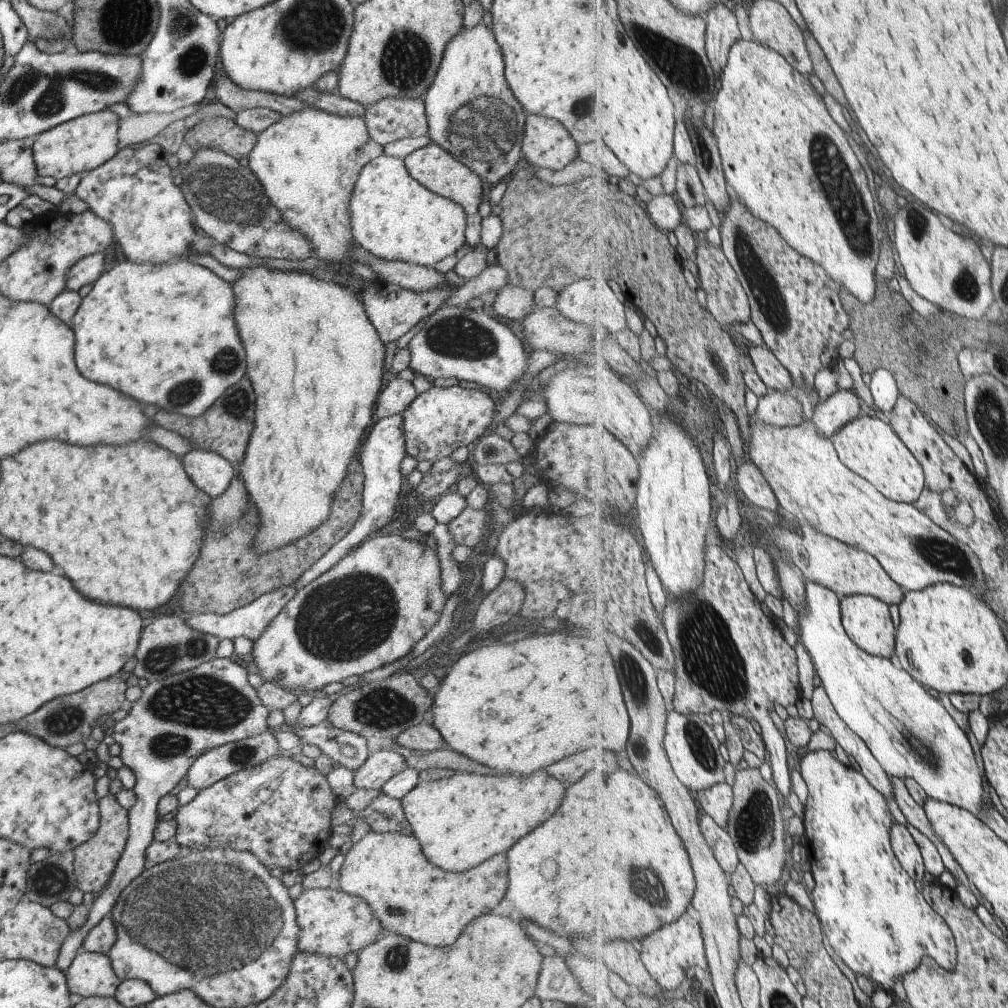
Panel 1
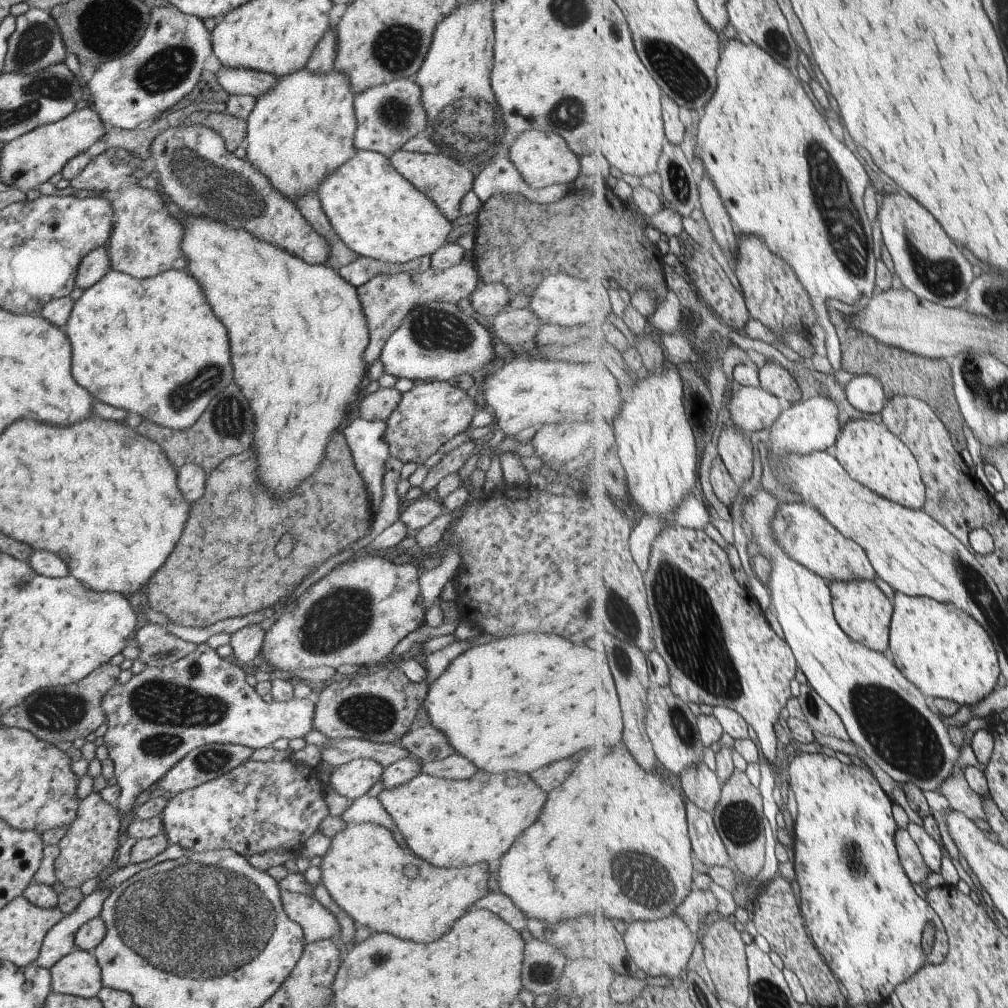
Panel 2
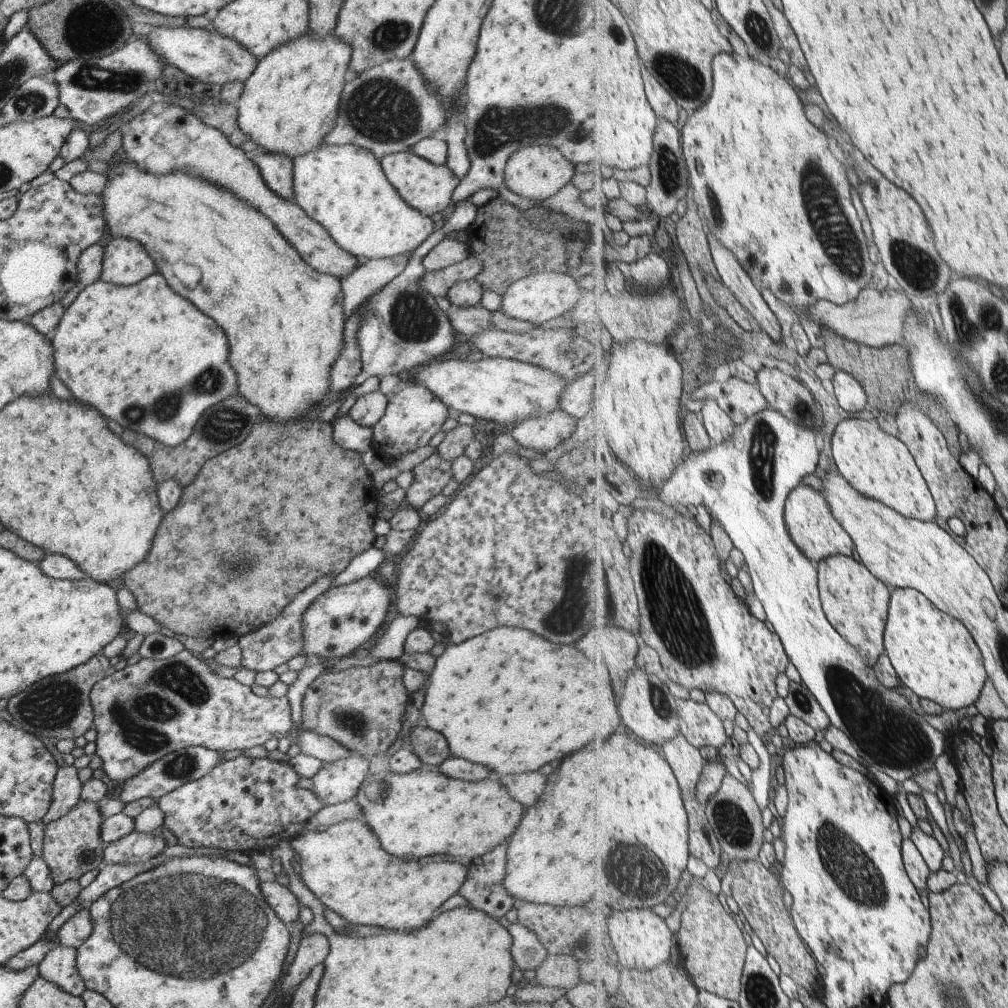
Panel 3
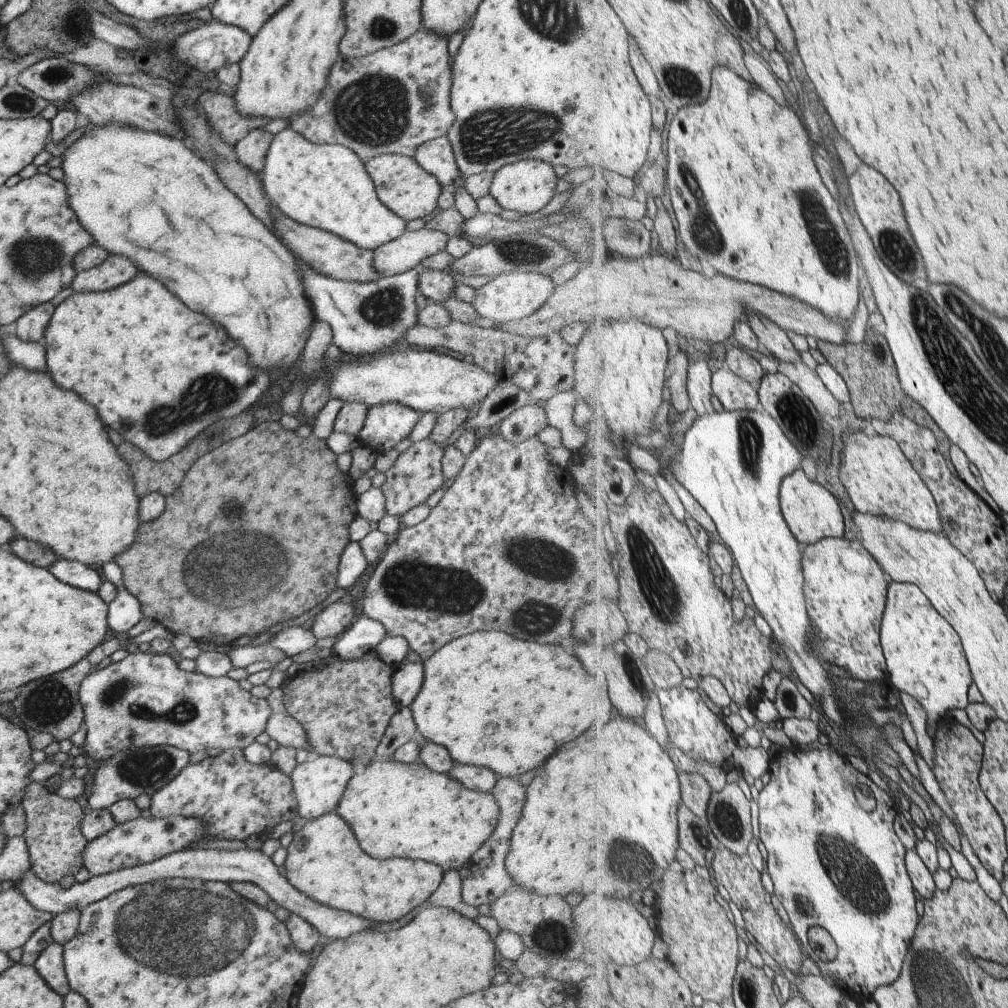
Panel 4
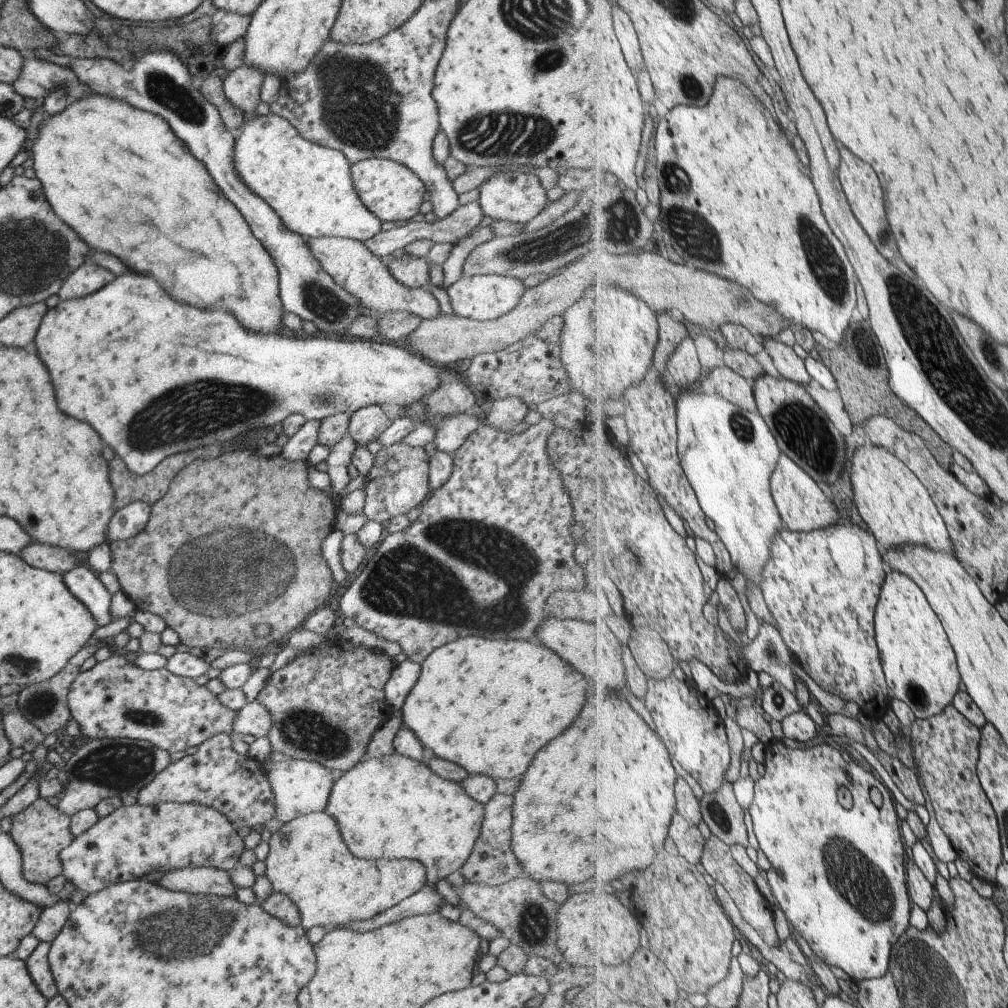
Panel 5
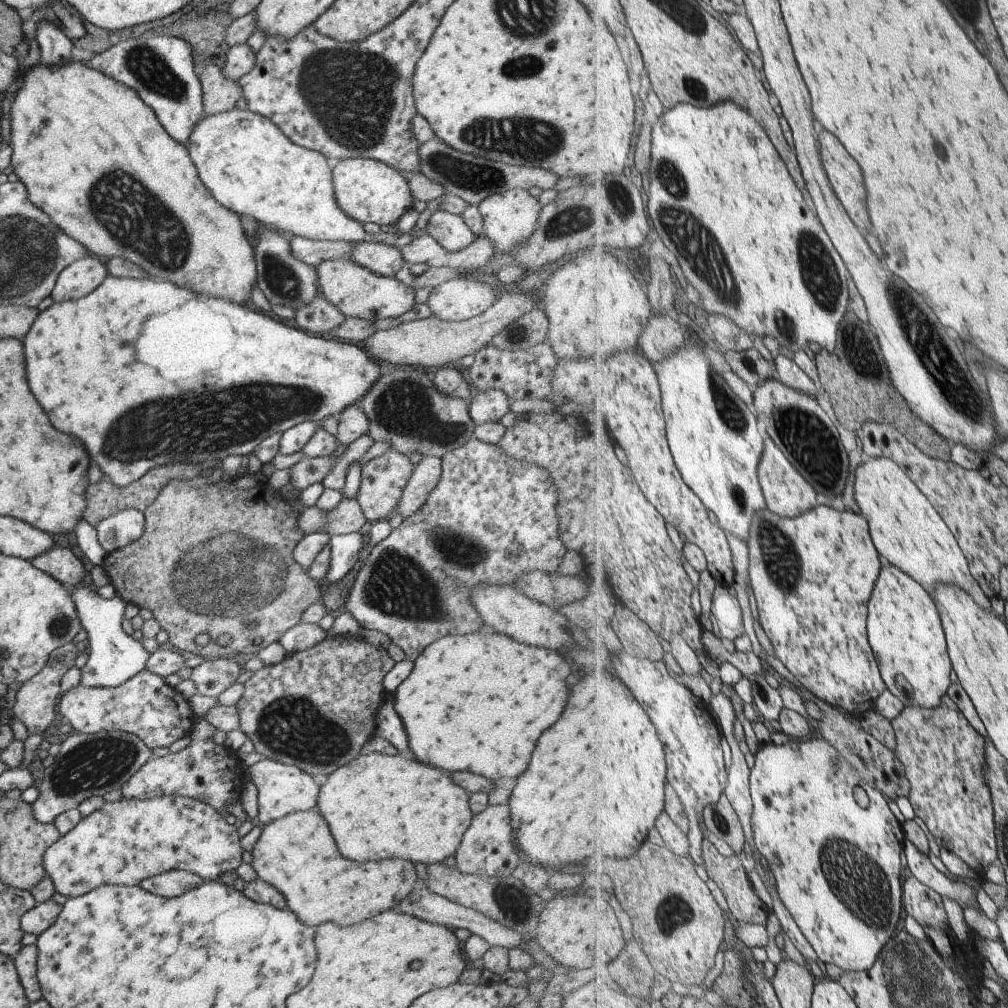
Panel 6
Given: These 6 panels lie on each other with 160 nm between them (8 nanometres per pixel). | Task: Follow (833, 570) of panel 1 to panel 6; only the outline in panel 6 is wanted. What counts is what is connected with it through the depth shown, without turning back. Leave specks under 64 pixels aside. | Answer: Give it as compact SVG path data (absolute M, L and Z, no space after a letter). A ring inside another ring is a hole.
M766 436L765 450L760 464L760 483L764 489L764 496L768 509L778 516L795 517L803 512L809 512L819 506L817 490L799 474L799 470L791 464L785 453L775 444L775 441Z

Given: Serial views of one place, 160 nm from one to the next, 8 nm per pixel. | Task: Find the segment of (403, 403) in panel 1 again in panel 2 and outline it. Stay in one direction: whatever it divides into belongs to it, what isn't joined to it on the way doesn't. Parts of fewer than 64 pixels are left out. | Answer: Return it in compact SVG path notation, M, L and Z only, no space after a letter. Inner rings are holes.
M379 387L359 404L359 416L366 421L385 421L397 406L401 393L395 387Z

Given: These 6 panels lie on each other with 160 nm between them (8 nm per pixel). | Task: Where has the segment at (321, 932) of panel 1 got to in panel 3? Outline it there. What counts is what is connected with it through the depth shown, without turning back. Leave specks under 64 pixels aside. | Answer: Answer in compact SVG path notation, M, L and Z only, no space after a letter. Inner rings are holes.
M265 878L263 881L260 880L259 888L265 902L271 907L271 910L281 922L288 926L293 924L293 922L298 922L298 902L295 899L295 895L286 886Z

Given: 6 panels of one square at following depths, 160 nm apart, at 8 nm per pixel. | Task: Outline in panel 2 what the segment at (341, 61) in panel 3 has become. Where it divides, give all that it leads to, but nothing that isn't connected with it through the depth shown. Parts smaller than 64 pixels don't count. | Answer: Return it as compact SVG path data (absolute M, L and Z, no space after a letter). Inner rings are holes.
M307 69L276 77L276 84L263 96L255 97L255 106L246 118L243 146L245 159L257 172L267 177L270 185L290 203L294 199L315 193L318 185L358 150L354 147L356 116L352 105L353 94L344 73L331 70L324 75L314 75Z

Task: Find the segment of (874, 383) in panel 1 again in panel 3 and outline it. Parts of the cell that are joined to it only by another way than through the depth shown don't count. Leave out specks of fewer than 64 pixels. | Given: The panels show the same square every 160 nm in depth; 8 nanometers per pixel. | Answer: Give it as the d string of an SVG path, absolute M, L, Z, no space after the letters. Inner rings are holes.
M836 370L833 379L838 404L848 412L861 412L867 406L867 391L857 378L847 372Z

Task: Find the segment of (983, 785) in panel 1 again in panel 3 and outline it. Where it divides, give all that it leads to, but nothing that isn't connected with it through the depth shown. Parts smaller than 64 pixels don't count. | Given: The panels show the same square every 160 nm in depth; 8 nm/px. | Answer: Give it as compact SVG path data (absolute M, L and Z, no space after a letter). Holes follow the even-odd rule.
M773 408L761 411L752 417L749 417L749 420L746 420L740 425L736 424L736 432L730 437L728 441L722 443L721 445L713 443L713 446L709 450L705 450L702 453L693 453L689 452L687 459L679 468L675 468L675 472L671 474L669 480L665 480L661 485L659 492L659 500L670 507L674 507L673 504L669 504L673 498L677 498L679 492L687 492L691 494L693 498L692 506L697 506L699 504L704 505L712 518L715 518L723 527L725 533L732 542L733 547L744 552L746 561L747 561L747 574L750 577L752 583L752 592L756 595L760 601L762 608L764 610L766 620L768 620L774 632L781 638L781 644L787 652L787 658L789 662L796 668L800 681L805 685L806 688L809 688L809 692L814 694L819 701L819 704L823 706L825 712L829 715L833 726L841 730L849 739L851 744L856 750L859 748L865 748L863 752L859 750L858 754L861 754L869 764L881 764L877 766L881 772L889 775L897 783L905 782L905 780L914 779L916 776L922 775L924 772L929 772L935 768L935 760L941 758L947 750L945 746L945 734L939 732L935 726L931 726L929 722L921 719L921 716L915 712L915 707L911 704L911 701L904 695L901 694L895 687L889 688L885 684L881 684L875 676L875 668L848 640L845 640L844 636L841 636L841 633L831 624L831 621L826 615L822 598L820 595L820 578L818 575L817 564L812 560L809 560L808 556L805 556L804 552L801 552L801 549L797 546L797 543L792 539L790 535L788 524L786 523L785 511L787 499L794 488L797 488L798 485L801 485L803 478L809 476L809 474L815 474L817 472L817 466L819 466L819 451L821 450L821 436L820 430L812 429L796 422L790 421L785 415L782 415L781 412Z

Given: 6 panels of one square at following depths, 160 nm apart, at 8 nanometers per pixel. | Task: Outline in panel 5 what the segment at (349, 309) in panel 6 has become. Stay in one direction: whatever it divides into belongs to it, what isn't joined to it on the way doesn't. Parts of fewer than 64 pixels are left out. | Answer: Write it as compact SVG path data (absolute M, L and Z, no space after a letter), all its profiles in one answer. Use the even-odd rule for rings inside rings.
M315 237L306 240L306 242L310 253L319 263L323 272L326 272L331 279L339 286L342 286L354 298L354 302L357 302L359 306L363 305L366 308L367 313L370 310L375 310L375 312L383 314L393 311L409 311L421 319L432 319L441 314L439 312L437 300L429 293L429 291L426 291L423 288L410 289L403 286L399 281L396 281L388 271L386 262L382 259L378 259L377 256L366 248L361 241L345 237Z

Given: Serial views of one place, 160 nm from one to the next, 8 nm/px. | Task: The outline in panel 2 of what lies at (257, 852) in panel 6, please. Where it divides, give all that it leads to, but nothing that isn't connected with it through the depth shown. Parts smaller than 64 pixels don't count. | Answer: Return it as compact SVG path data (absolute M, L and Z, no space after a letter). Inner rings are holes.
M373 823L347 824L344 830L331 838L331 845L322 856L320 879L333 902L353 919L356 926L367 926L375 933L389 932L397 938L413 942L433 942L441 938L473 902L489 893L487 884L494 866L483 862L459 868L433 868L413 856L413 852L401 848L395 840L396 836L382 826Z

